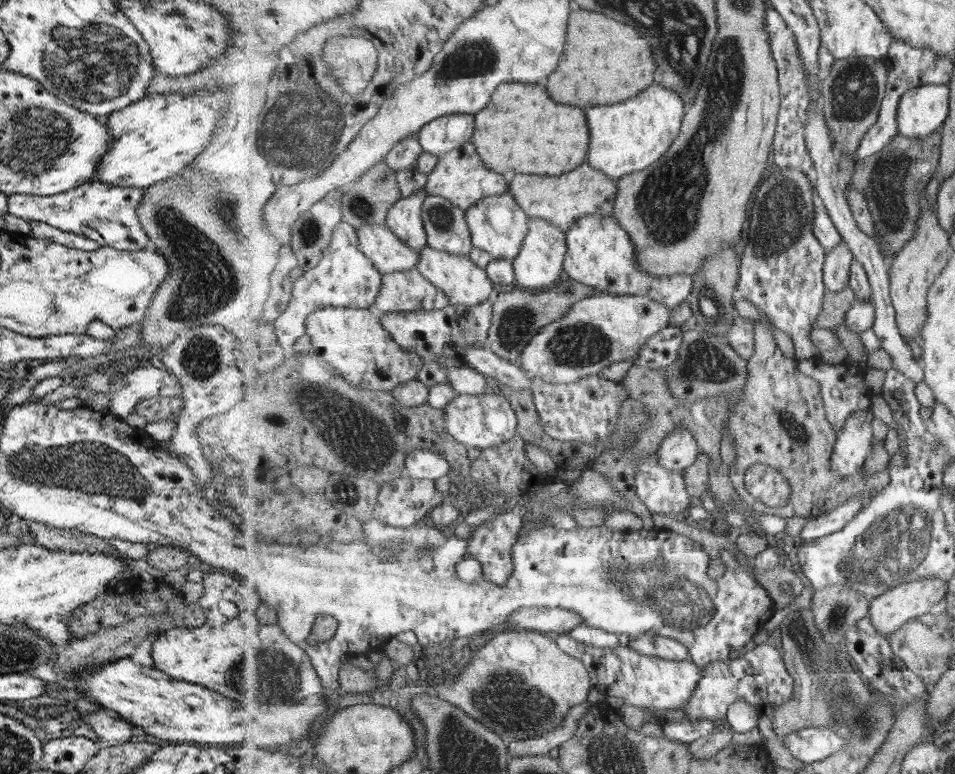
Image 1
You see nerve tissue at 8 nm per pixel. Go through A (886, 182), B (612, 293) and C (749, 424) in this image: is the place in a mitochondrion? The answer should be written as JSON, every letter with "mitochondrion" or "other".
{"A":"mitochondrion","B":"other","C":"other"}

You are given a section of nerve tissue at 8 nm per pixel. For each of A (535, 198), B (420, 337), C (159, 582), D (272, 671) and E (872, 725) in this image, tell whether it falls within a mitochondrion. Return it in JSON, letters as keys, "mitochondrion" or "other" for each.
{"A":"other","B":"other","C":"other","D":"mitochondrion","E":"mitochondrion"}

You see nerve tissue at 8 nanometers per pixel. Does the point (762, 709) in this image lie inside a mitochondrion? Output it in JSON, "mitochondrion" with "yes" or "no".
{"mitochondrion":"no"}

